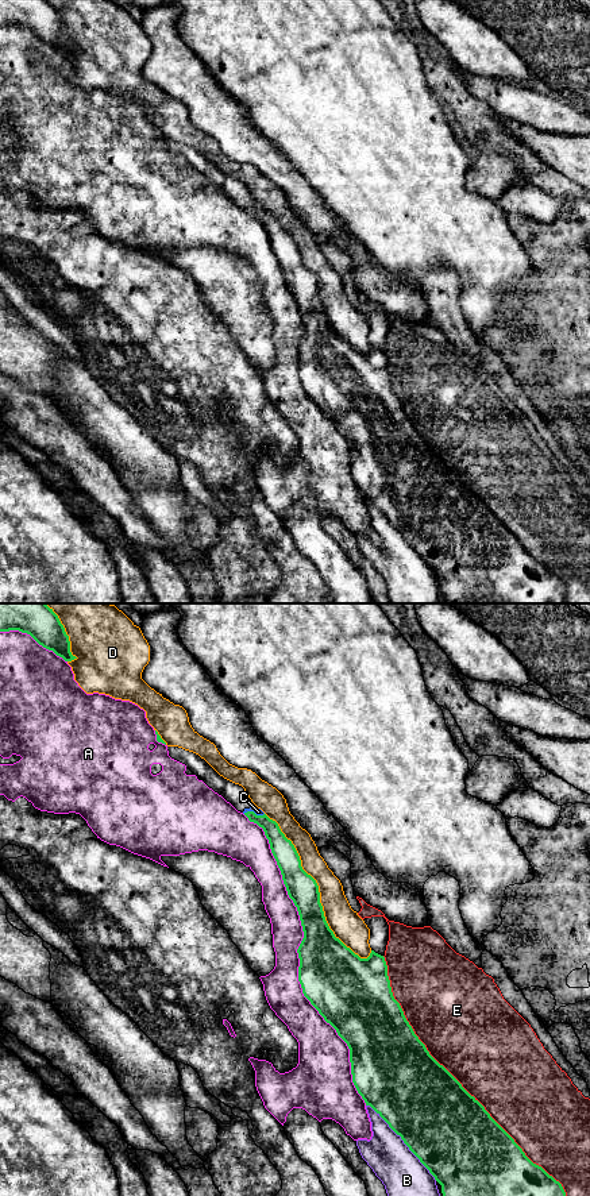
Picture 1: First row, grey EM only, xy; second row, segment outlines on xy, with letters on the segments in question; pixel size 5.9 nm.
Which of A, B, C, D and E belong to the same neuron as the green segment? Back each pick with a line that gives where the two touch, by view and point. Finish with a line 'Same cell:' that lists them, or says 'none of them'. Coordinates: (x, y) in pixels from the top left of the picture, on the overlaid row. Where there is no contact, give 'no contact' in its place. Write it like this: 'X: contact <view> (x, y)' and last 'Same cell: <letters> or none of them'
Same cell: none of them

